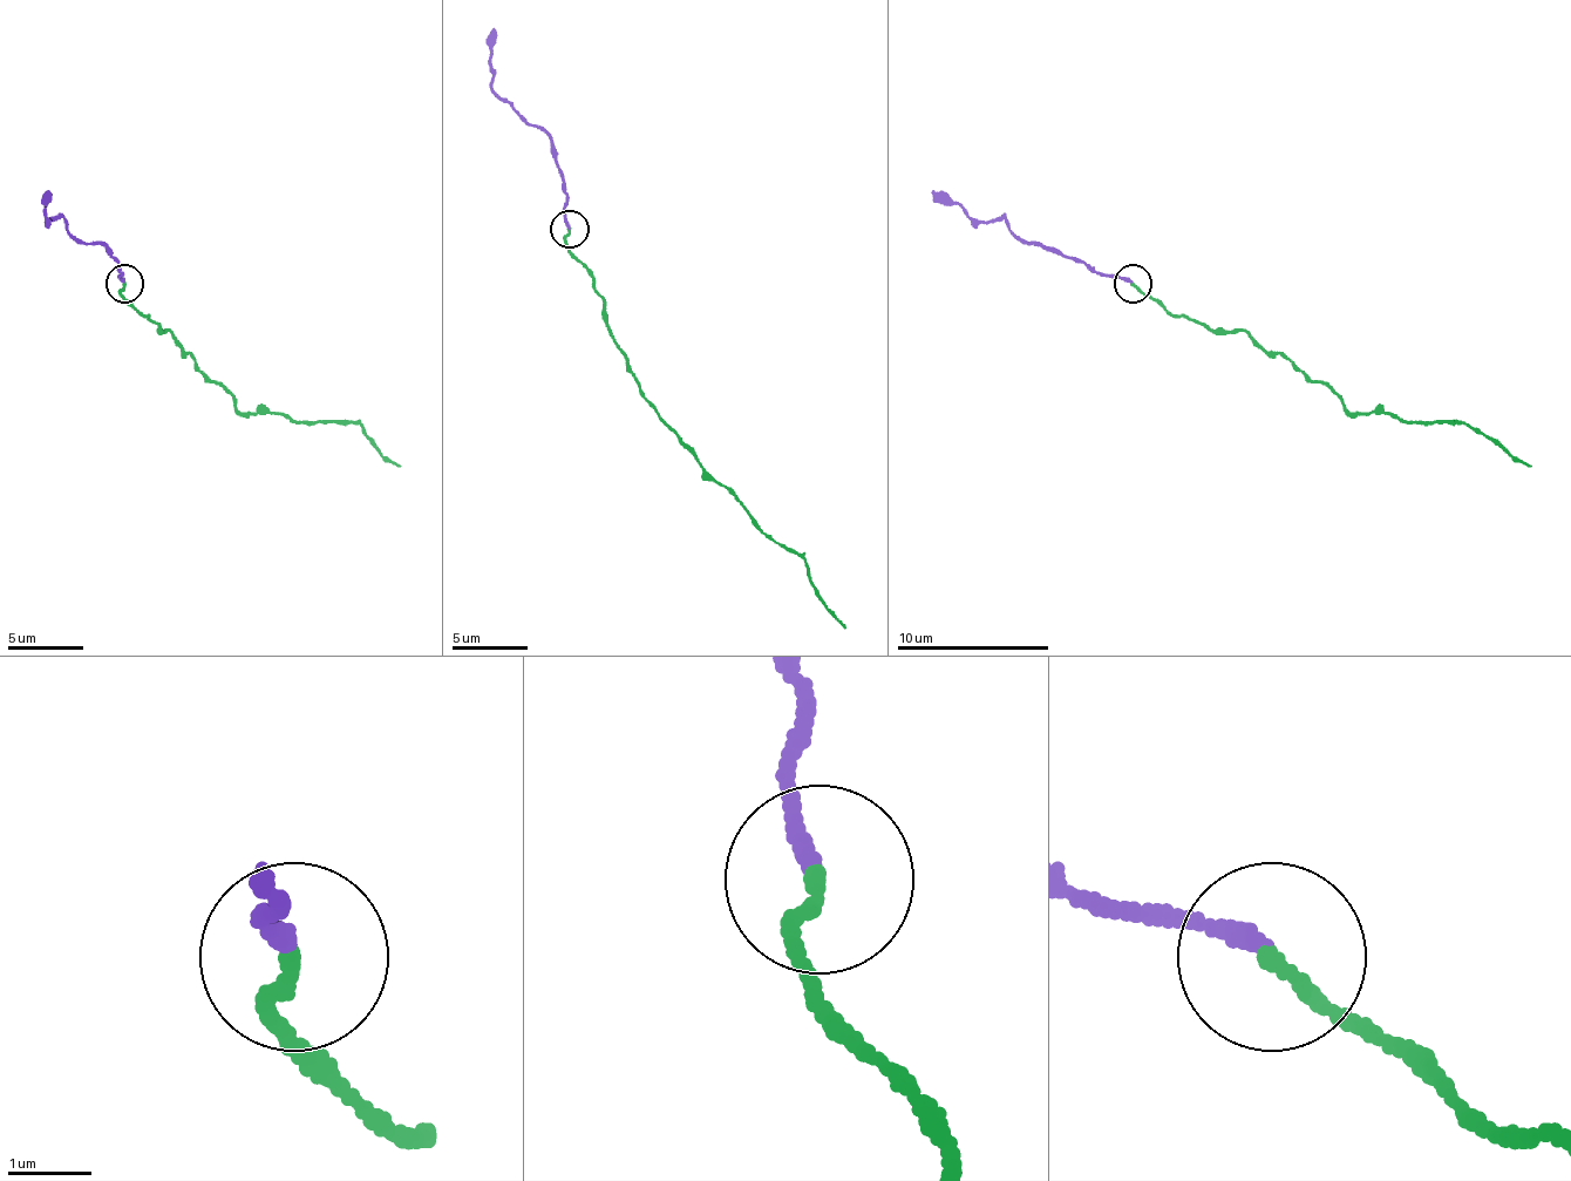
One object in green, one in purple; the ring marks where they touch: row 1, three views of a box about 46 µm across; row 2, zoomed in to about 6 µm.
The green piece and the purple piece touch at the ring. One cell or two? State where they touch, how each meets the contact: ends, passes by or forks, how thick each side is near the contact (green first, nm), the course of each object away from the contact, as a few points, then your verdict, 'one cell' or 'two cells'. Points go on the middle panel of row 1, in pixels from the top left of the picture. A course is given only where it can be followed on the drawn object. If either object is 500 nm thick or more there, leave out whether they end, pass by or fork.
(570, 229) | green ends | purple ends | 200/200 nm | green via (569, 230), (565, 242), (603, 298), (614, 344), (640, 393), (766, 534), (801, 557), (816, 595), (845, 629) | purple via (569, 230), (565, 188), (550, 138), (492, 89), (492, 28) | two cells

